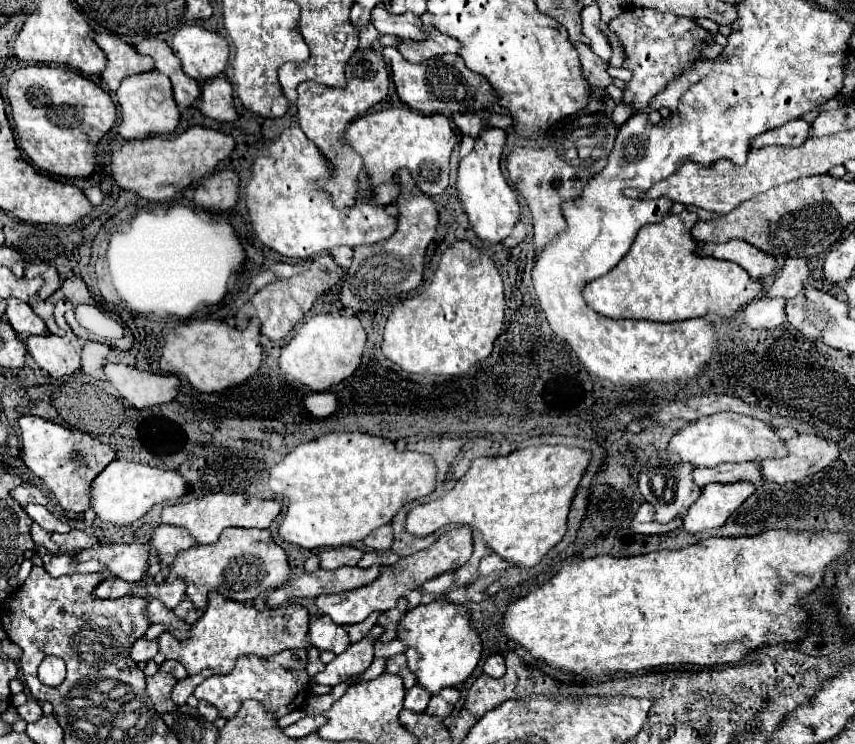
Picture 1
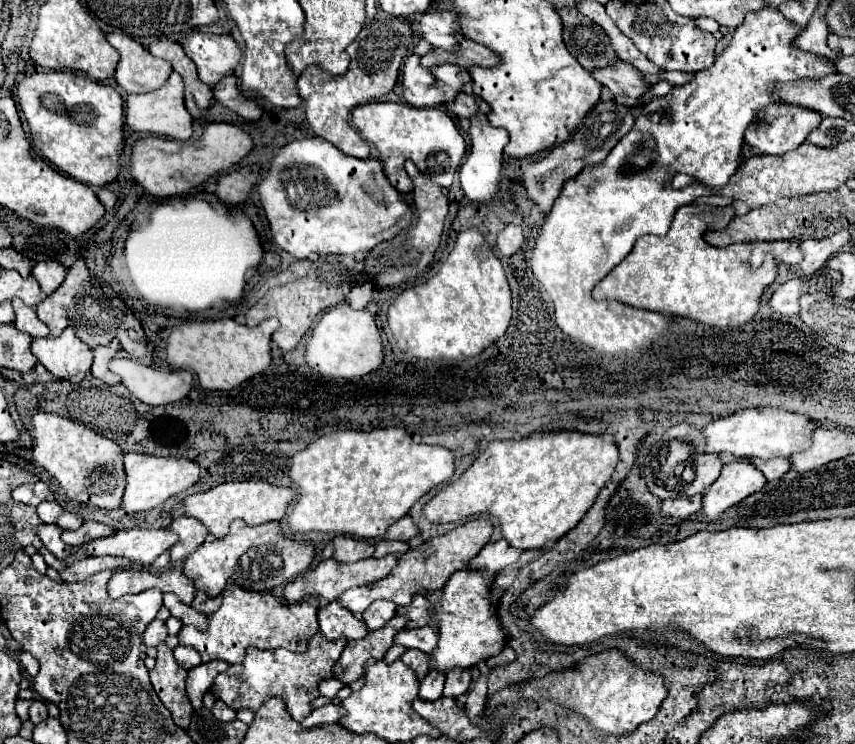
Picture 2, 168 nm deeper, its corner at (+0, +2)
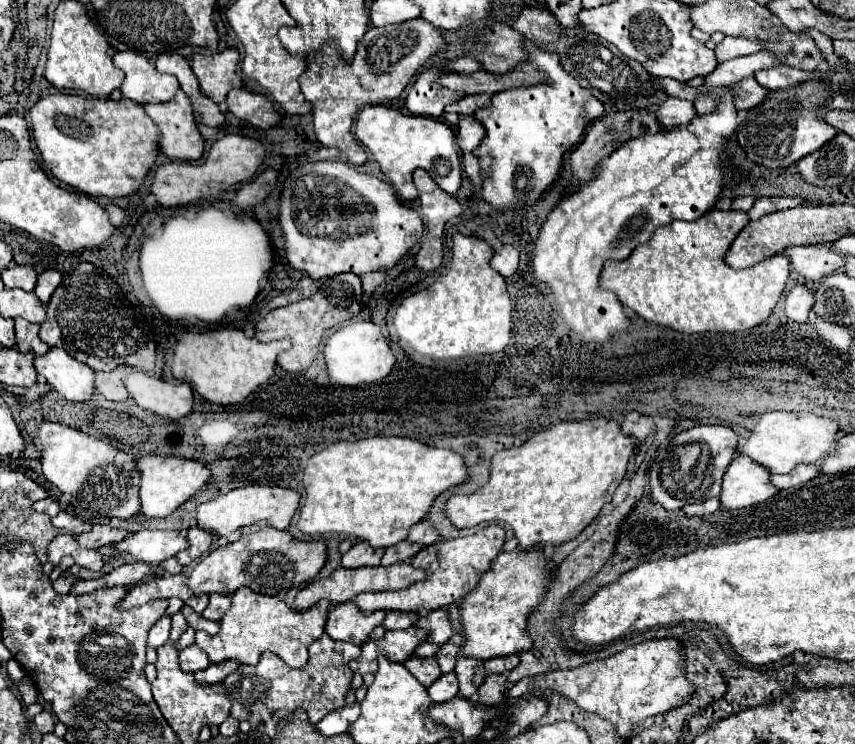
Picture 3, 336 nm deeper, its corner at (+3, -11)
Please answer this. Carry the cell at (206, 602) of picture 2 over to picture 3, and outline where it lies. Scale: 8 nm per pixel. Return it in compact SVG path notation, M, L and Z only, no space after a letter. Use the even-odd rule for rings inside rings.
M211 594L209 606L203 610L203 616L209 620L221 620L225 612L231 606L231 596L229 594Z

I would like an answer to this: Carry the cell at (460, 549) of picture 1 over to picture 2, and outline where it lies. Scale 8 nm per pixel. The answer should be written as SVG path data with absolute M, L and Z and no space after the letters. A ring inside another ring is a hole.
M474 519L468 521L460 527L456 527L450 533L444 533L440 537L432 537L428 541L424 541L420 547L410 549L408 553L404 553L398 559L398 565L392 569L392 573L388 577L384 577L382 581L374 583L374 585L364 585L358 589L350 589L344 591L336 601L348 609L350 613L354 613L356 617L364 613L364 609L378 601L378 599L386 599L386 601L394 601L396 605L410 605L412 597L416 593L422 591L438 591L444 587L444 583L450 579L450 575L458 569L464 569L468 565L468 561L488 543L492 535L492 523L486 519Z

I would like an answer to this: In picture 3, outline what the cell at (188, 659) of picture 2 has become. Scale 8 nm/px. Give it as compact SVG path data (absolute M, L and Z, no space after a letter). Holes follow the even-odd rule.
M191 644L185 650L181 650L179 664L181 664L181 670L185 672L199 672L209 668L211 662L209 662L209 656L197 644Z

